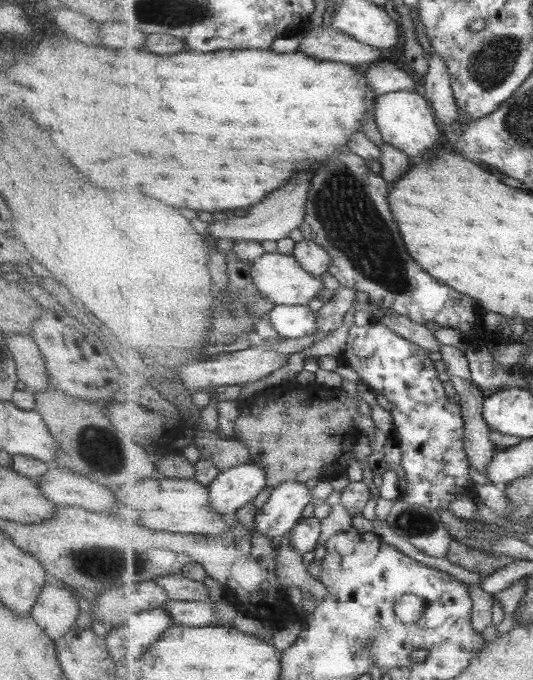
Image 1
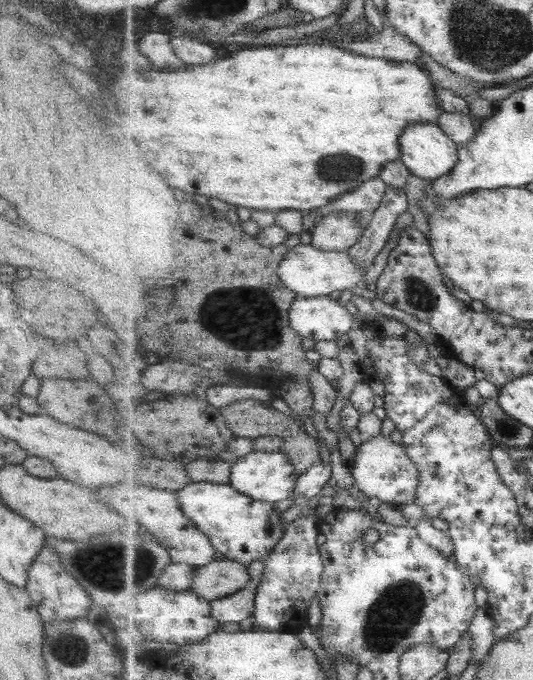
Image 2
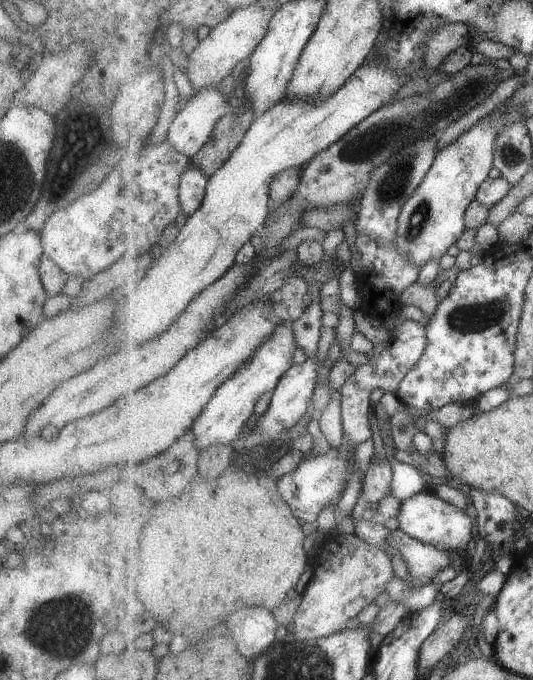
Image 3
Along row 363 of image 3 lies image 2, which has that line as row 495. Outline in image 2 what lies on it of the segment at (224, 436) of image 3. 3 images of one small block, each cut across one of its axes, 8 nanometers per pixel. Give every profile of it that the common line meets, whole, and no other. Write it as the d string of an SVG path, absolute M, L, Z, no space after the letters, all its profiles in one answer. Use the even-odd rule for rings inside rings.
M254 451L247 456L241 457L232 465L230 484L233 488L245 495L253 497L255 500L275 503L291 499L297 488L297 475L295 465L285 453Z

